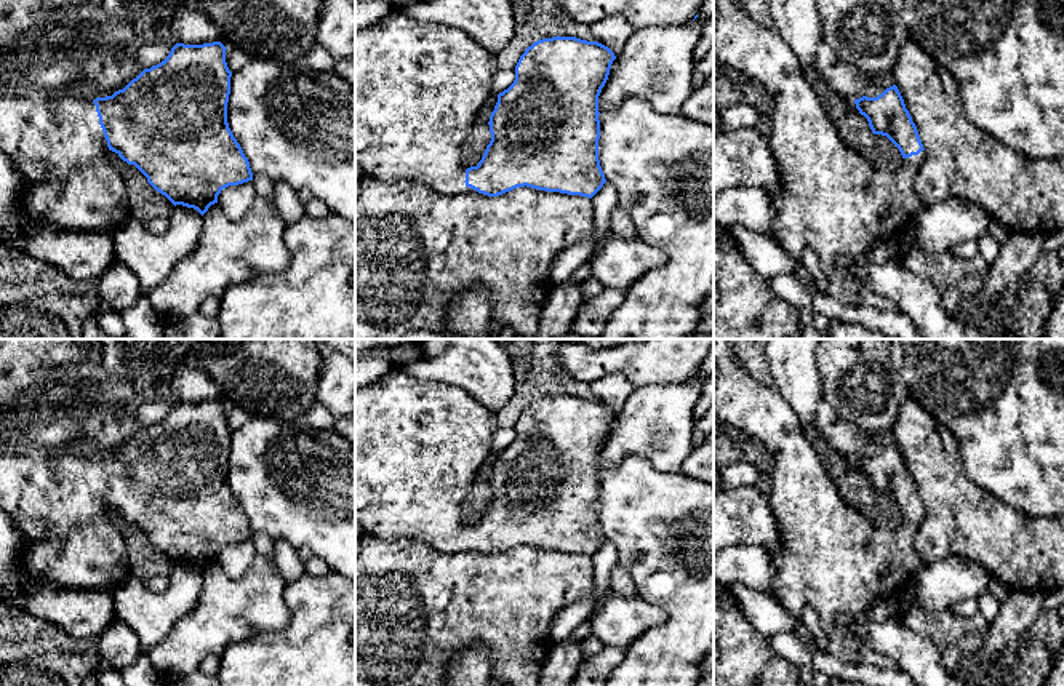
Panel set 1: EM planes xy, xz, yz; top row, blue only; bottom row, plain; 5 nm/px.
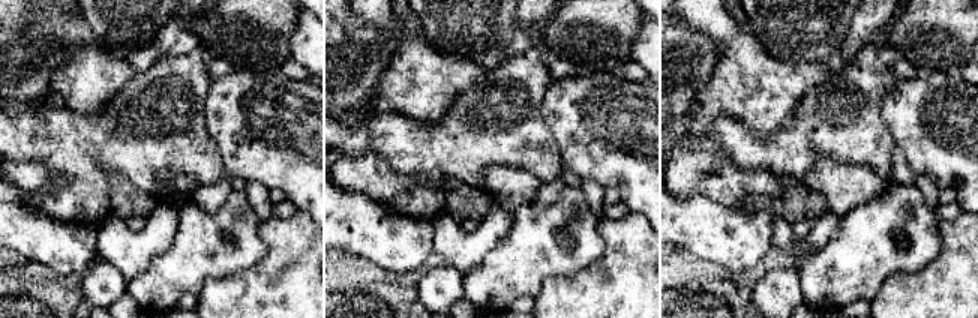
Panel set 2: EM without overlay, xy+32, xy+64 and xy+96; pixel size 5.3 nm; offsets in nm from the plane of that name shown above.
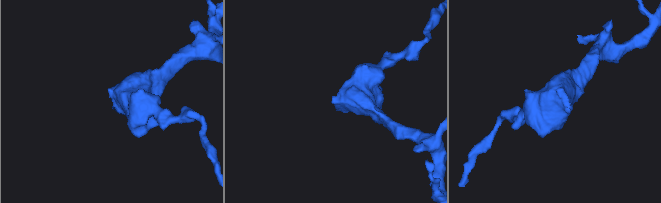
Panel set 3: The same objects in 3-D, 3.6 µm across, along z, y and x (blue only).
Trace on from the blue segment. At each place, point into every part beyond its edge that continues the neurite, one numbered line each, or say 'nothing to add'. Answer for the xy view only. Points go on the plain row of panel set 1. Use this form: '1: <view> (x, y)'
1: xy (61, 488)

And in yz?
1: yz (831, 557)

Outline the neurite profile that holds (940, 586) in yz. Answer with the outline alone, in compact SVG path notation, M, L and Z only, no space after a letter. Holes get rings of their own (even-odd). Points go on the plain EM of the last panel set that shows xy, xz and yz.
M960 556L923 564L914 577L914 588L909 592L914 600L914 612L950 611L957 603L986 593L990 579L979 564Z

